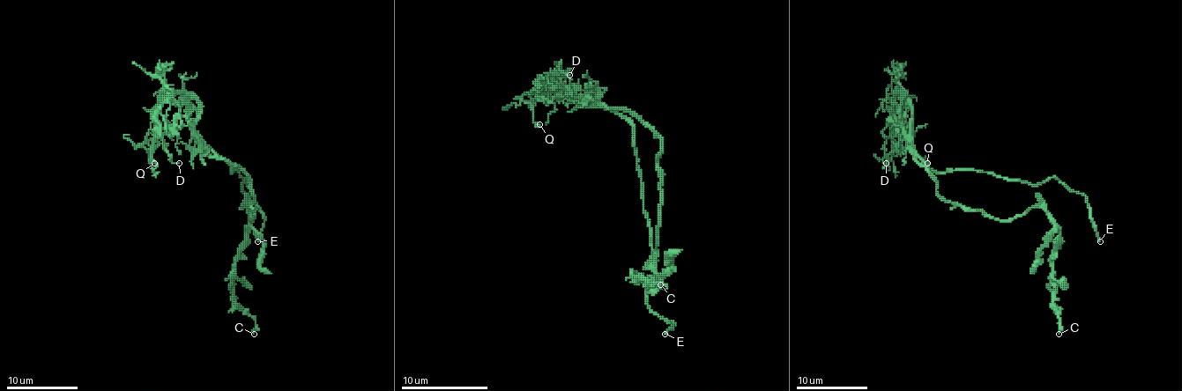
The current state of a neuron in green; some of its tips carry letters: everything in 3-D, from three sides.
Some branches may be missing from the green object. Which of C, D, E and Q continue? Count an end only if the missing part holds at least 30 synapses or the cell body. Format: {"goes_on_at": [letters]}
{"goes_on_at": ["E"]}

